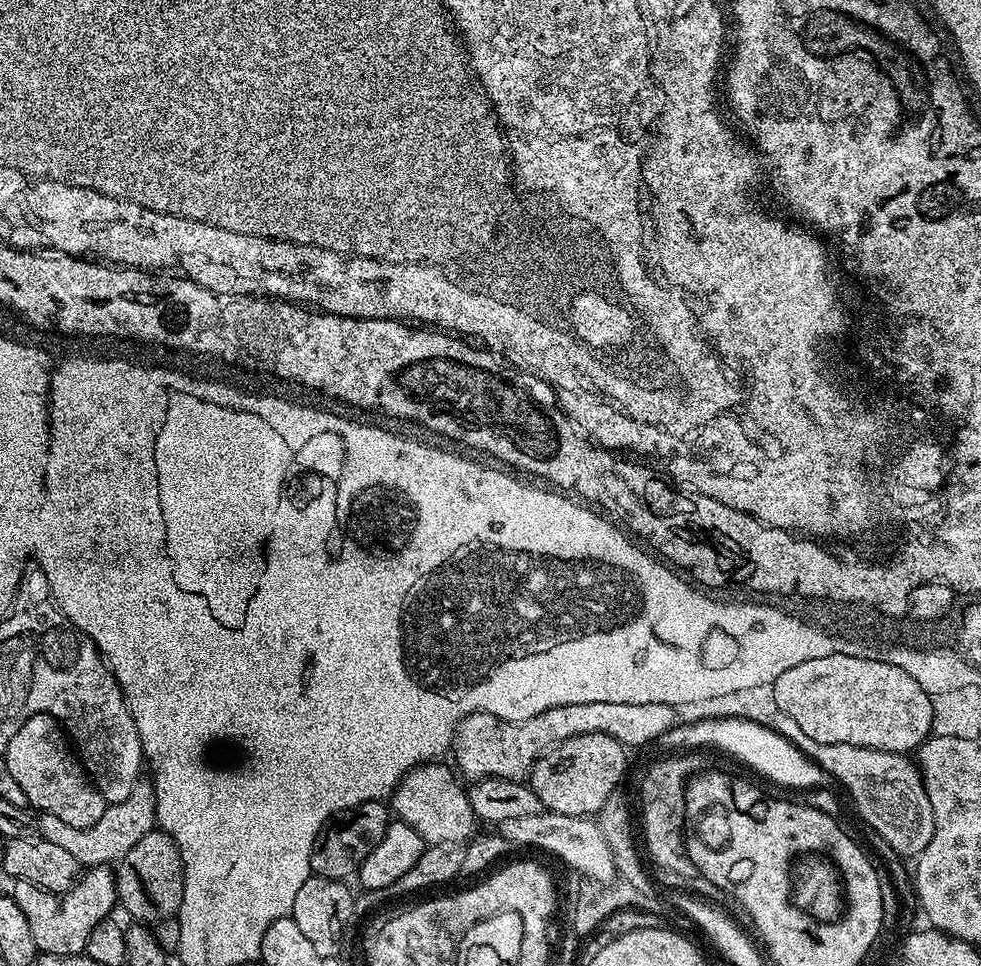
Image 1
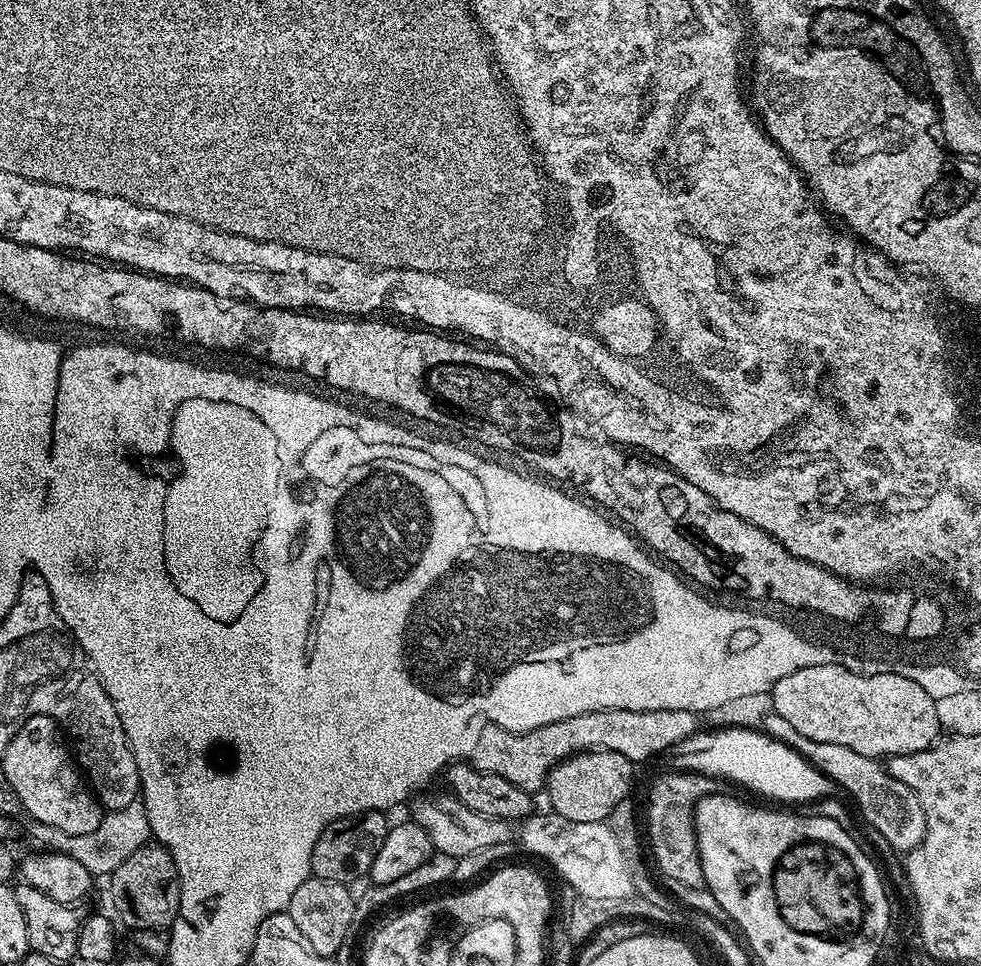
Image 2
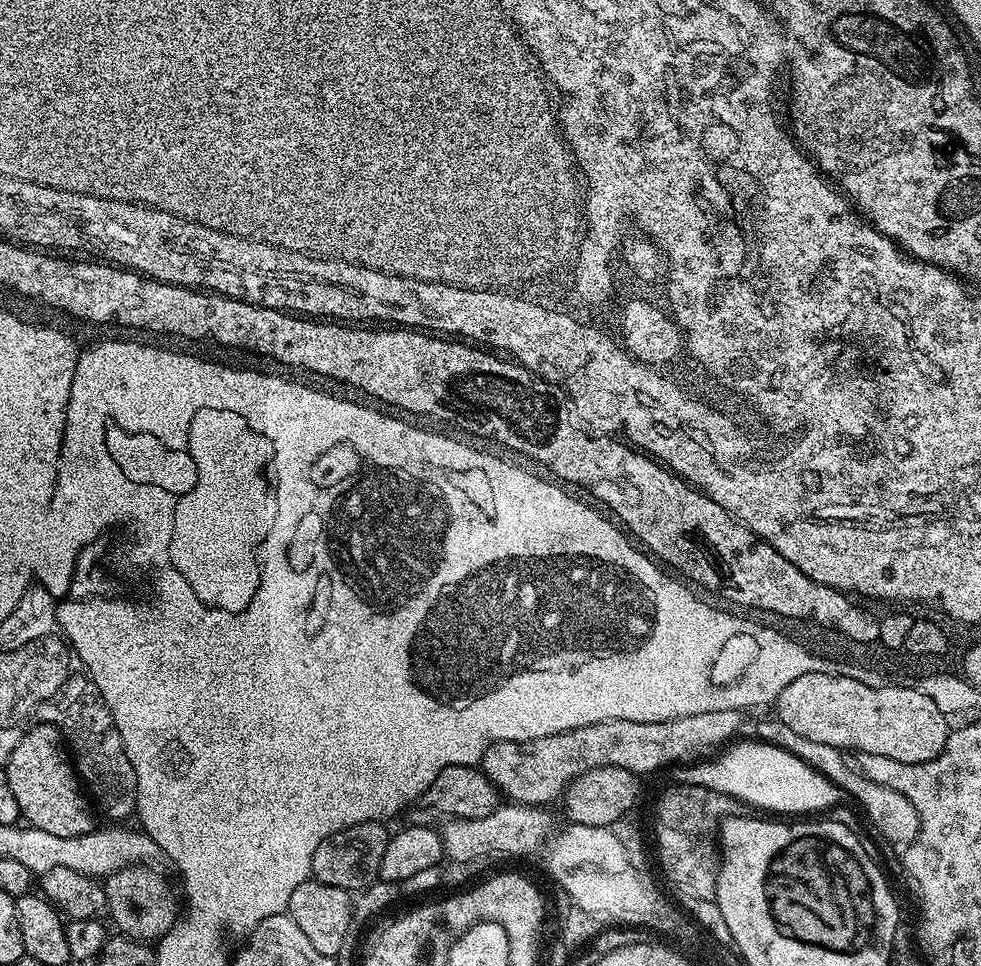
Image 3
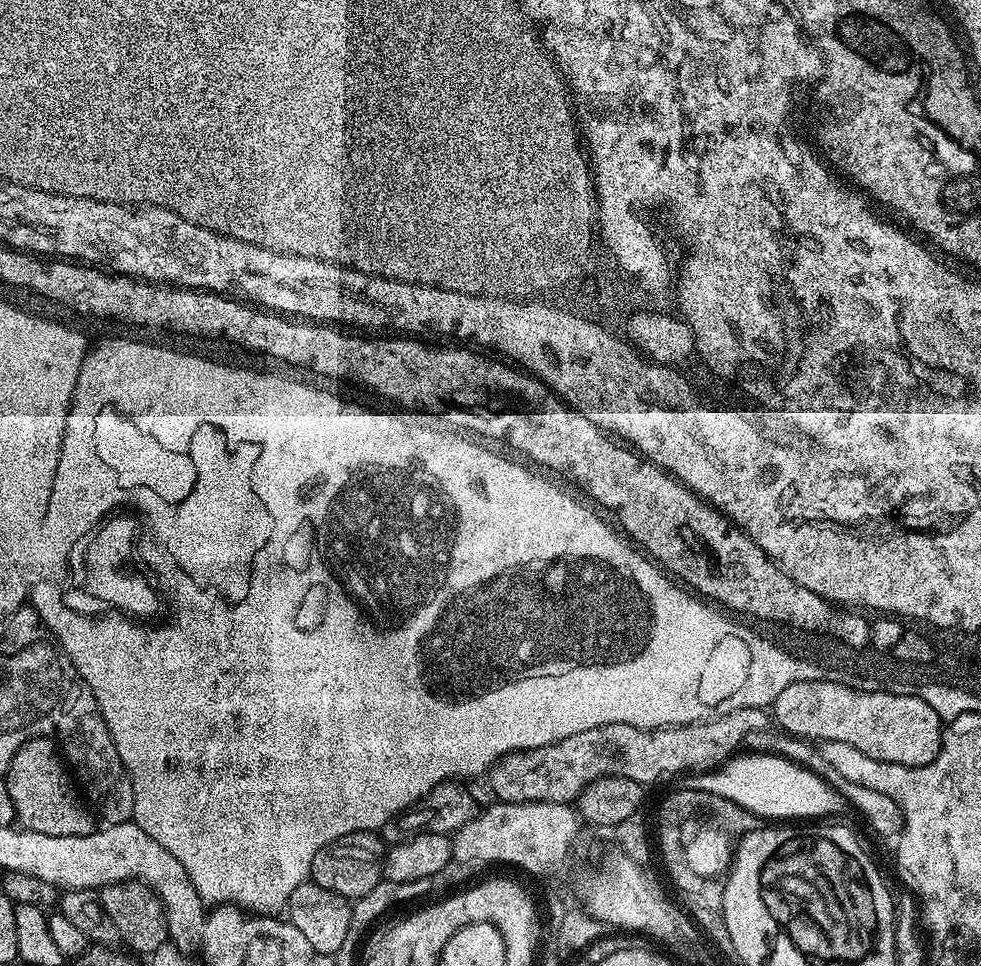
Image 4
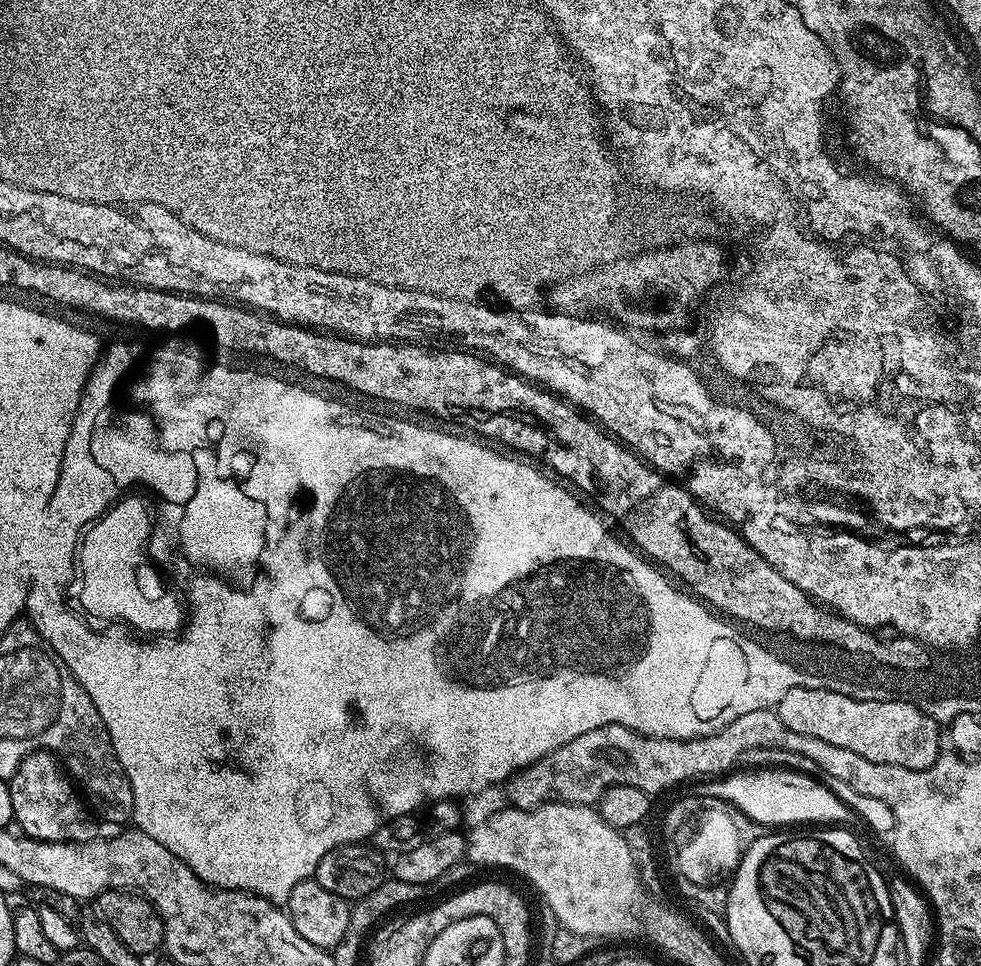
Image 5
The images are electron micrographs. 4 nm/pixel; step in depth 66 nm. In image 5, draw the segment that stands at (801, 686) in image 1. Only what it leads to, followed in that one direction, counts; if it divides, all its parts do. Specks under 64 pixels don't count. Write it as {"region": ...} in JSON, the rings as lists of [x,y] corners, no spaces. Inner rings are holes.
{"region":[[[795,688],[780,699],[774,711],[782,726],[794,730],[794,734],[807,734],[830,742],[830,746],[854,750],[870,762],[922,770],[936,763],[942,751],[942,728],[935,716],[901,700],[855,700],[821,688]]]}

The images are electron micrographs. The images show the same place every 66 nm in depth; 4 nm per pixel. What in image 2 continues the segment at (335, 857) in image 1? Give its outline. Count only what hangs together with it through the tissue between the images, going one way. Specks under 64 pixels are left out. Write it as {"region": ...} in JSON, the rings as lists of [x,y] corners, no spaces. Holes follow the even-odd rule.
{"region":[[[363,812],[357,816],[347,816],[336,820],[322,830],[318,842],[314,842],[312,851],[312,875],[351,885],[352,880],[367,877],[370,866],[374,862],[374,854],[382,850],[382,842],[386,842],[386,834],[390,827],[389,817],[383,812]]]}

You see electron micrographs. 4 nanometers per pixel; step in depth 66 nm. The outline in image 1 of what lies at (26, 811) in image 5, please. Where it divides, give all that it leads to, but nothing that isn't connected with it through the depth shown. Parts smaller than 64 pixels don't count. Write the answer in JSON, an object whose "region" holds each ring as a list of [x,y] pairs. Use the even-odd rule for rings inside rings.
{"region":[[[46,713],[32,715],[10,738],[10,744],[2,754],[6,770],[10,770],[14,782],[22,786],[29,805],[37,813],[54,815],[71,827],[88,828],[106,813],[108,805],[102,794],[92,785],[84,765],[69,746],[67,737],[53,716]]]}

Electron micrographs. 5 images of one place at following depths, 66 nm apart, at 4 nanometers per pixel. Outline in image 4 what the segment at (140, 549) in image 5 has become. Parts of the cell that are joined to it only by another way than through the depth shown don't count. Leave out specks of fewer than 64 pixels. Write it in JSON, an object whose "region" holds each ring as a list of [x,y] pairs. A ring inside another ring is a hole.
{"region":[[[109,514],[105,516],[104,523],[91,533],[88,540],[88,553],[82,556],[82,567],[84,566],[84,580],[88,583],[88,592],[97,596],[104,604],[109,604],[109,609],[120,614],[127,614],[132,618],[152,618],[152,615],[160,608],[160,596],[152,589],[152,584],[144,576],[135,576],[132,572],[124,569],[124,559],[132,552],[132,539],[136,536],[136,524],[132,520],[123,520],[123,515]]]}

